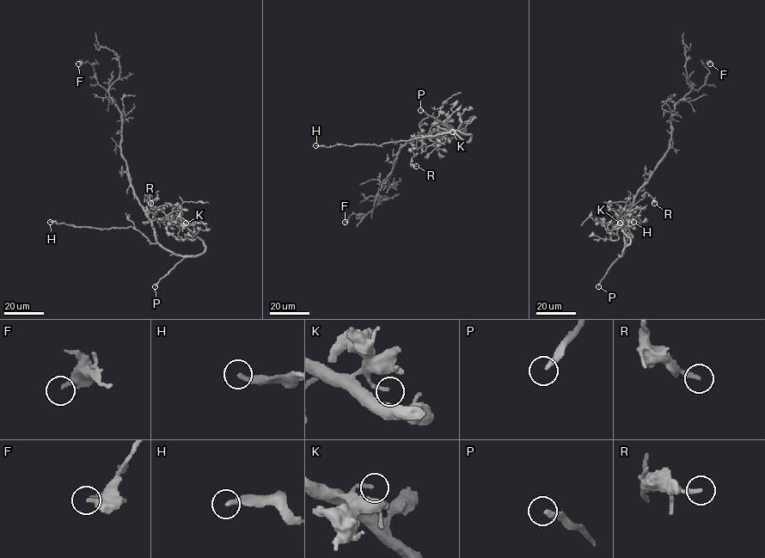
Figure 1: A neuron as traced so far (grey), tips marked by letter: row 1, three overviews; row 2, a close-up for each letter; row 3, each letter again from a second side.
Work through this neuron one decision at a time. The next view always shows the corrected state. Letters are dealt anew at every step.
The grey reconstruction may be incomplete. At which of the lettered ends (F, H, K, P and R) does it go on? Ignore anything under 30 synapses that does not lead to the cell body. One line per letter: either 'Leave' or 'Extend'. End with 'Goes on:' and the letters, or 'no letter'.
F: Leave
H: Extend
K: Leave
P: Extend
R: Leave
Goes on: H, P

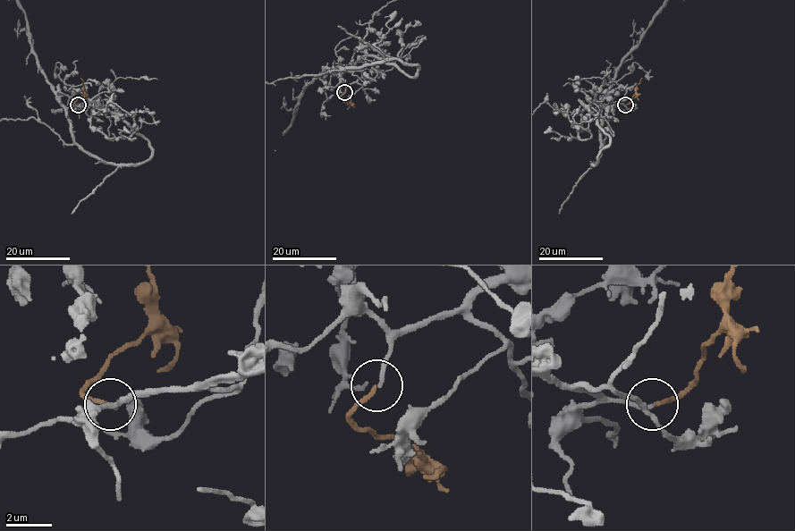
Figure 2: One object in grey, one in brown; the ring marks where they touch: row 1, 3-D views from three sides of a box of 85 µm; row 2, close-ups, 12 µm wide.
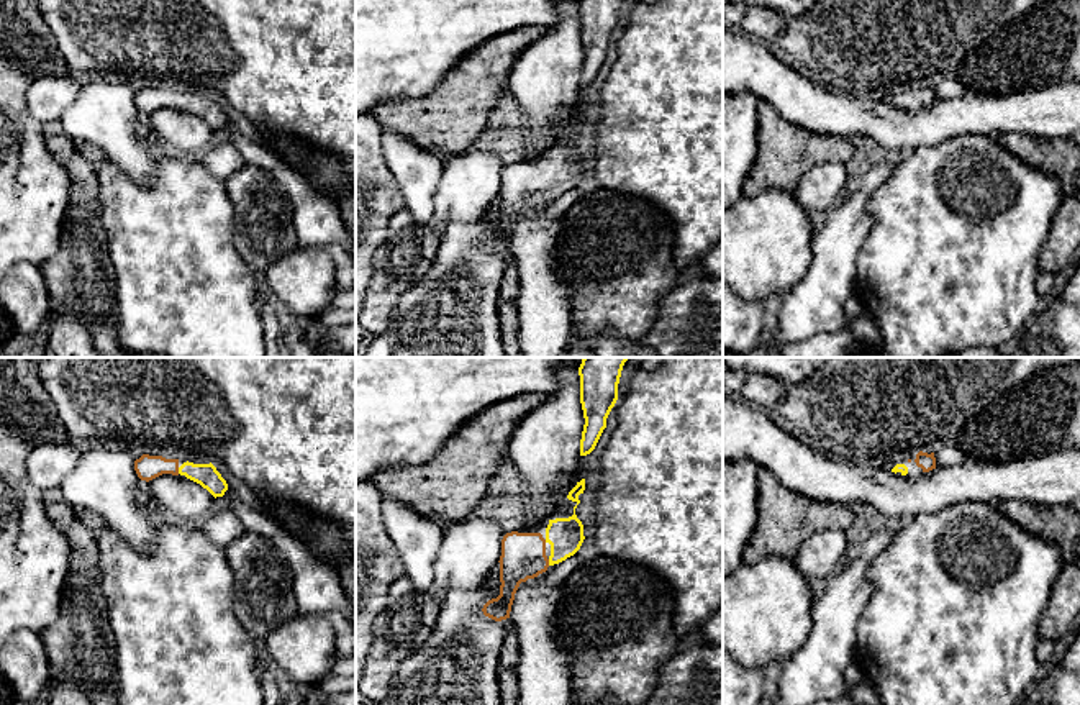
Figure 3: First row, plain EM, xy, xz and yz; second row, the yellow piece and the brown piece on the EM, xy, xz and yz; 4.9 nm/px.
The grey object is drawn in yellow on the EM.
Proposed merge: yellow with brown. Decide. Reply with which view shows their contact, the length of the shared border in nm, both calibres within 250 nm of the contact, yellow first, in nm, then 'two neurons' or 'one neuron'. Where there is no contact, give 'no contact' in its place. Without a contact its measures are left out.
xy | 30 nm | 110/120 nm | one neuron

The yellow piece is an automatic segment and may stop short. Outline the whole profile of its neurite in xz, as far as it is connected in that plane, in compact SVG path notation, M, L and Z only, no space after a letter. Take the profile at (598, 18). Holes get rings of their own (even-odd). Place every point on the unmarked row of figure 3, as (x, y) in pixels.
M579 0L580 36L585 51L580 89L595 82L606 61L606 51L618 33L621 3L623 0Z

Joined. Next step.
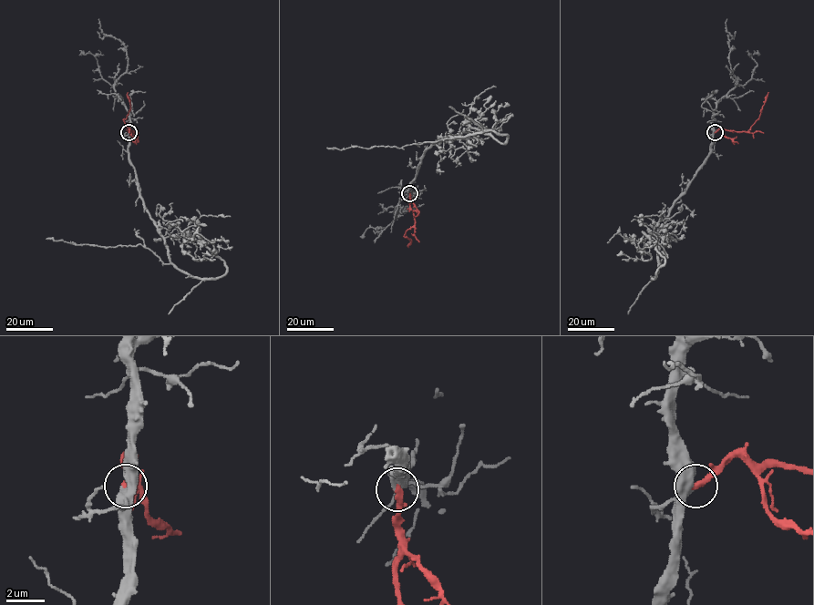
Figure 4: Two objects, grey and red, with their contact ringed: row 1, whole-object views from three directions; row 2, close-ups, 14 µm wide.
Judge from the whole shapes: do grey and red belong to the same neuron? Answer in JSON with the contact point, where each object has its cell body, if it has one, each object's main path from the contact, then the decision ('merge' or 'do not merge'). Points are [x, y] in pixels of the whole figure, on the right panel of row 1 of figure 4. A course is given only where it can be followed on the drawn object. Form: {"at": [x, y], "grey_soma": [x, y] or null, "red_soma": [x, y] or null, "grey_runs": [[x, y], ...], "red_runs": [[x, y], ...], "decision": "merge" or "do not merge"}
{"at": [715, 132], "grey_soma": null, "red_soma": null, "grey_runs": [[715, 132], [711, 153], [686, 190], [674, 202], [659, 232], [660, 263], [664, 247], [670, 245], [669, 239]], "red_runs": [[715, 132], [719, 128], [747, 131], [759, 117], [768, 92]], "decision": "merge"}

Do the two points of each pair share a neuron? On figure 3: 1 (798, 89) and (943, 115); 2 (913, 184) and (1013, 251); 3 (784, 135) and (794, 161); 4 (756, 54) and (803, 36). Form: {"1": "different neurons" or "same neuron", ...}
{"1": "same neuron", "2": "same neuron", "3": "same neuron", "4": "different neurons"}

